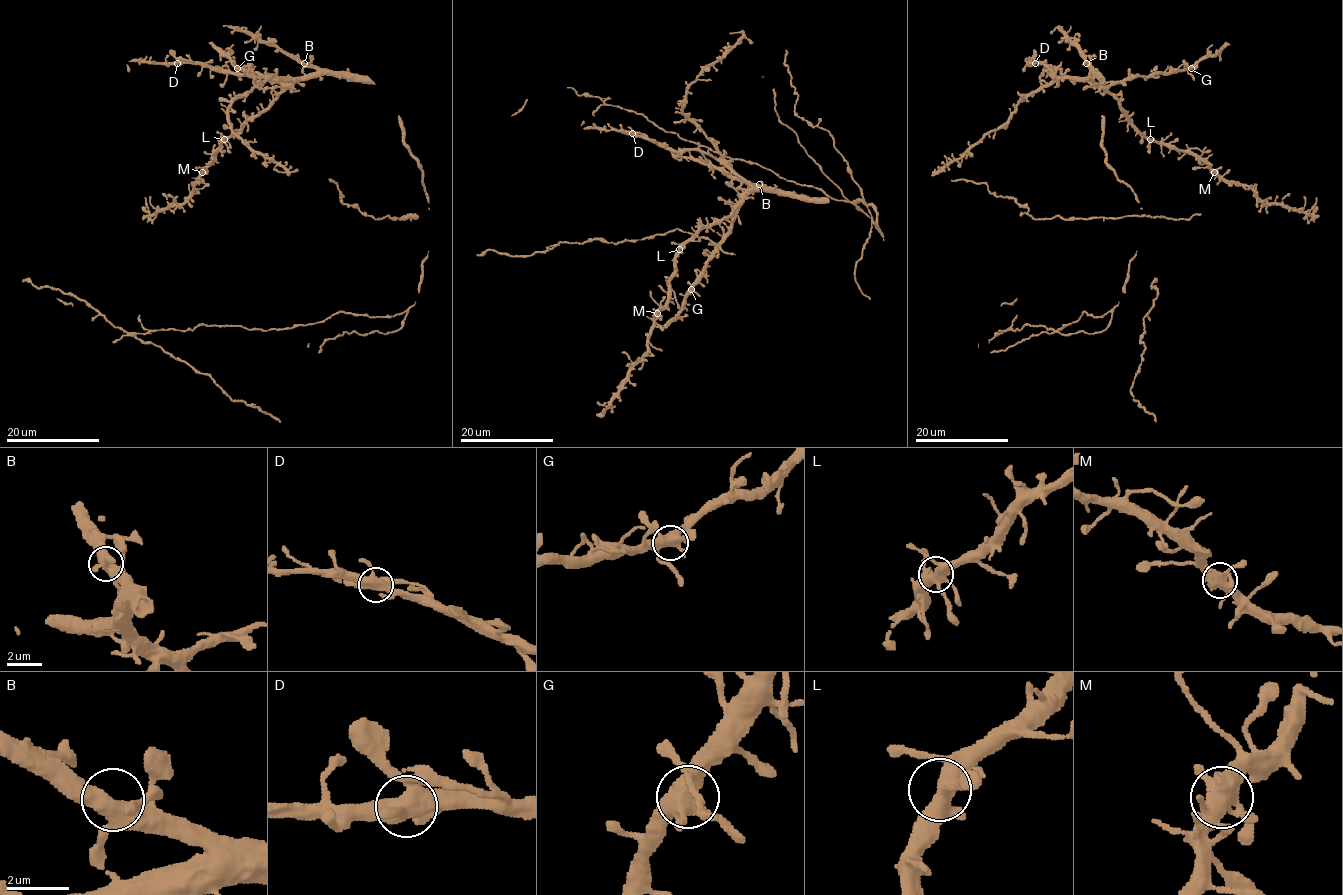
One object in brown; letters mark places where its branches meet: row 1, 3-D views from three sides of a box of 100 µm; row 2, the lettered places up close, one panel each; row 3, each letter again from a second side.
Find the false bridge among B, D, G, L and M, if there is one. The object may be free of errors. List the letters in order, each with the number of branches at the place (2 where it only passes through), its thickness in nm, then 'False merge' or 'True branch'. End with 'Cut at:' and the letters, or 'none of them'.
B: Branches: 5. Thickness 440 nm. True branch
D: Branches: 5. Thickness 440 nm. True branch
G: Branches: 6. Thickness 480 nm. True branch
L: Branches: 5. Thickness 460 nm. True branch
M: Branches: 6. Thickness 480 nm. True branch
Cut at: none of them

